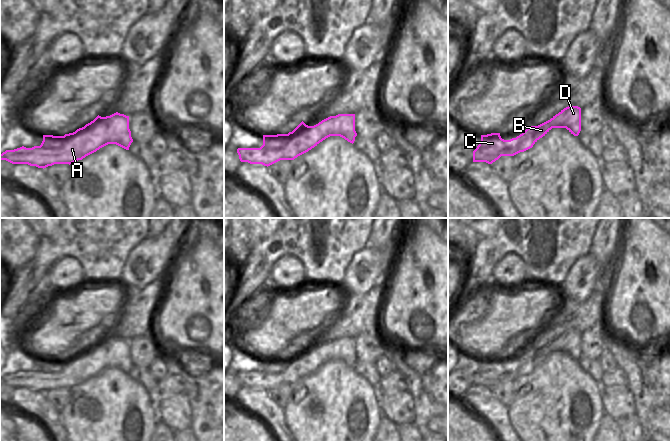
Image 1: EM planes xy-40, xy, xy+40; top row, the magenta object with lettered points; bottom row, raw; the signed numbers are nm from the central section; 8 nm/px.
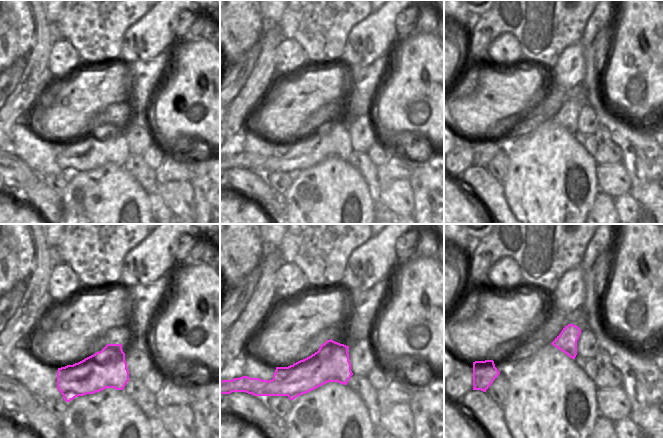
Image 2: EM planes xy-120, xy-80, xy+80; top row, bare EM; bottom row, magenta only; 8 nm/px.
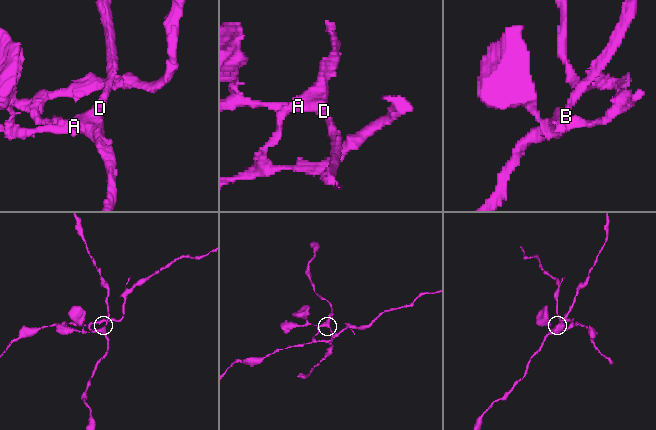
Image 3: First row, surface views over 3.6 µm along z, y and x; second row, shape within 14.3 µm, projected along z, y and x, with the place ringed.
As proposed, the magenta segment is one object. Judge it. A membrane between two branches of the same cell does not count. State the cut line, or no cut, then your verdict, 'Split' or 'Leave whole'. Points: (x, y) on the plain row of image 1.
Split along xy (294, 360), (291, 365), (275, 373), (267, 375), (240, 374). Split

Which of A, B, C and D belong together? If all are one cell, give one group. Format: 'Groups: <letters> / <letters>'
Groups: A B D / C

